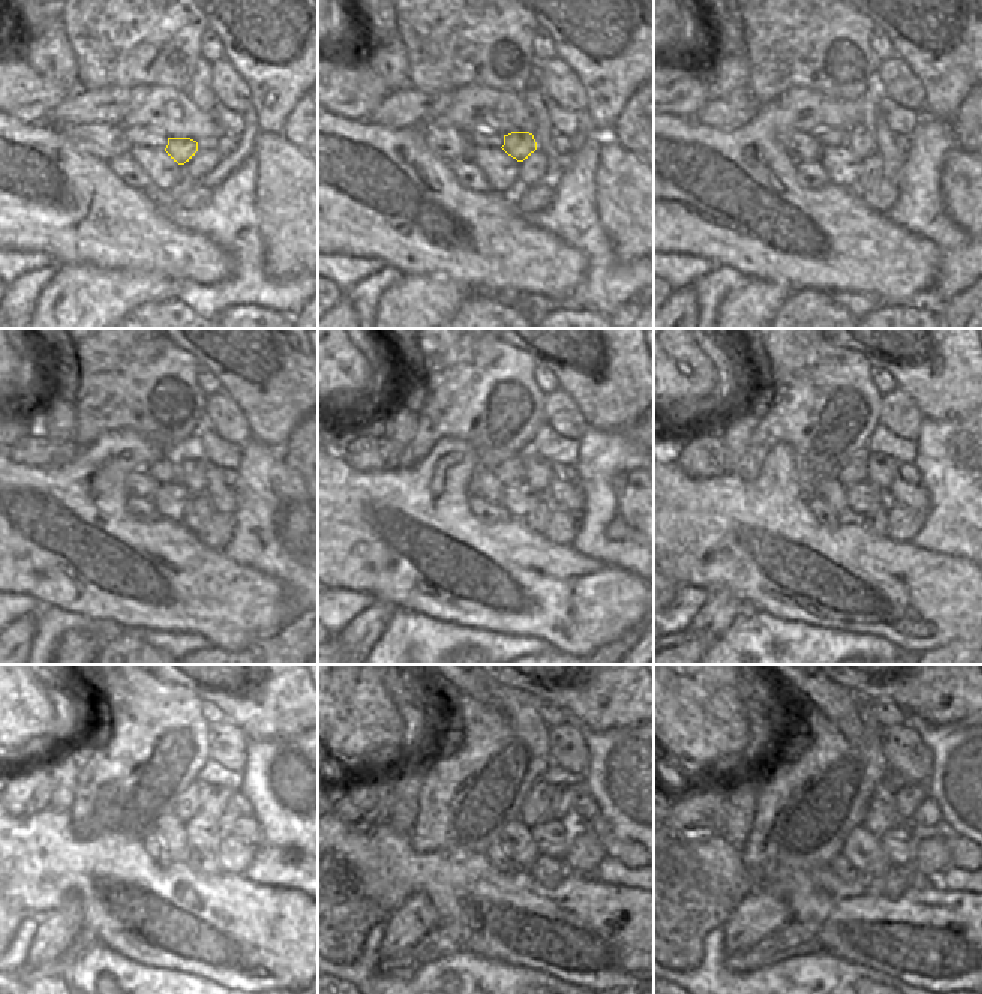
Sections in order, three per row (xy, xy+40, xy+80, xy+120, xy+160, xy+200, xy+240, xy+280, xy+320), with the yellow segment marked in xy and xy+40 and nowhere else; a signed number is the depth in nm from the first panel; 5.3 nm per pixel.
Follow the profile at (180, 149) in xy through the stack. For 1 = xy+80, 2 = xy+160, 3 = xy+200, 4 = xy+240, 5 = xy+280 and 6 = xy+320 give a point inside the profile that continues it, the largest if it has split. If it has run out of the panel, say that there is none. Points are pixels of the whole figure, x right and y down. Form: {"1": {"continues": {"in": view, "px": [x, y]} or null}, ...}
{"1": {"continues": {"in": "xy+80", "px": [861, 140]}}, "2": {"continues": {"in": "xy+160", "px": [538, 473]}}, "3": {"continues": {"in": "xy+200", "px": [880, 470]}}, "4": {"continues": {"in": "xy+240", "px": [213, 798]}}, "5": {"continues": {"in": "xy+280", "px": [564, 798]}}, "6": {"continues": {"in": "xy+320", "px": [909, 796]}}}

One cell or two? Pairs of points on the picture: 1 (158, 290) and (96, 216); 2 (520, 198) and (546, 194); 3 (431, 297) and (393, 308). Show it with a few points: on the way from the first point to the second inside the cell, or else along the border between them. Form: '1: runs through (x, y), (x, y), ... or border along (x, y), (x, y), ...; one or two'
1: border along (108, 269), (138, 269), (171, 278), (176, 282); two
2: runs through (526, 198), (540, 197); one
3: runs through (422, 305), (402, 308); one

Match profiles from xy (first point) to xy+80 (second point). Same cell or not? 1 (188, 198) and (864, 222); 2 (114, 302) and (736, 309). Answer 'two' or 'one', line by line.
1: two
2: one

